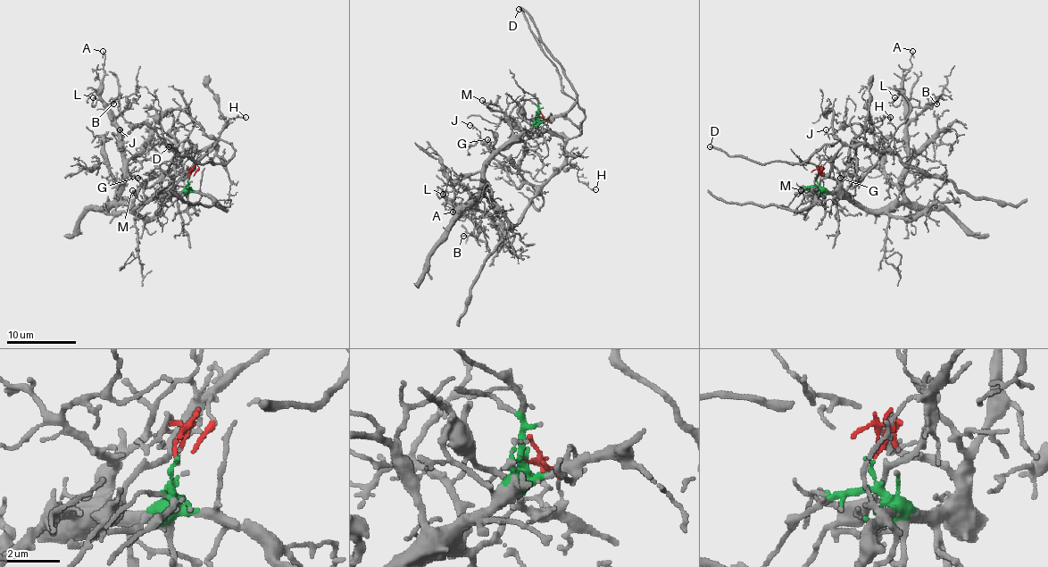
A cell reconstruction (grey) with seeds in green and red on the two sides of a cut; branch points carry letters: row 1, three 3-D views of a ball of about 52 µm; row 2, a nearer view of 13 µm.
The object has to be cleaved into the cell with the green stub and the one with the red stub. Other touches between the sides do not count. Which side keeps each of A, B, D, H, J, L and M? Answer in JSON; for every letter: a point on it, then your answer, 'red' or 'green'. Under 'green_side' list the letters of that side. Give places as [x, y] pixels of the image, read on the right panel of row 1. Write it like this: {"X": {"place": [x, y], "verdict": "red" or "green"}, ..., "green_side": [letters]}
{"A": {"place": [912, 51], "verdict": "green"}, "B": {"place": [936, 104], "verdict": "green"}, "D": {"place": [710, 146], "verdict": "red"}, "H": {"place": [890, 117], "verdict": "red"}, "J": {"place": [826, 129], "verdict": "red"}, "L": {"place": [894, 97], "verdict": "green"}, "M": {"place": [801, 190], "verdict": "green"}, "green_side": ["A", "B", "L", "M"]}

